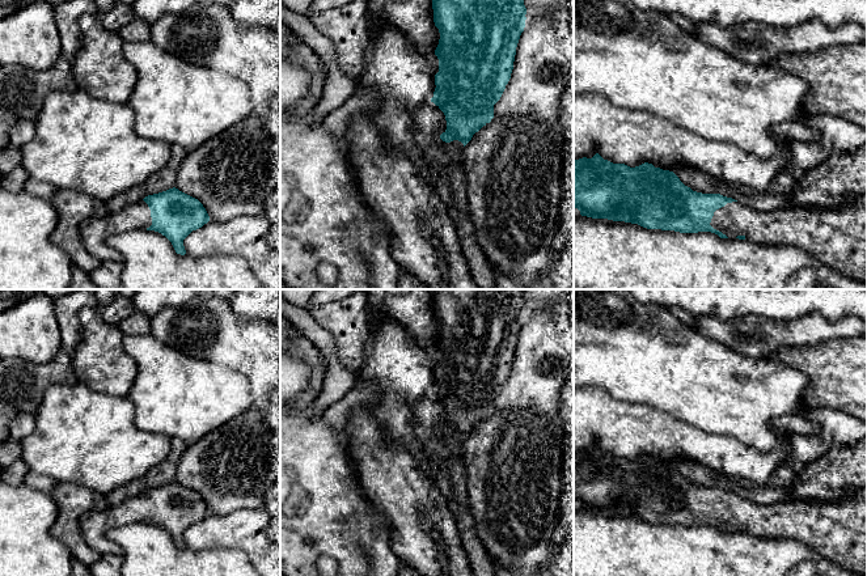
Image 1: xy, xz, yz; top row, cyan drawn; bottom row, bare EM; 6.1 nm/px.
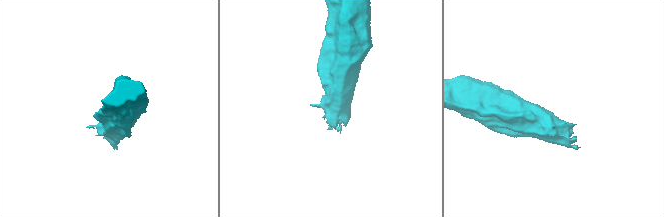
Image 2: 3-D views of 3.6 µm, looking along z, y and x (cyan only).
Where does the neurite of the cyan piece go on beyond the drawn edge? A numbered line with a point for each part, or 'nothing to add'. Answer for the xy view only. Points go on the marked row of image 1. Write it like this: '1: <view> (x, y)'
1: xy (93, 232)

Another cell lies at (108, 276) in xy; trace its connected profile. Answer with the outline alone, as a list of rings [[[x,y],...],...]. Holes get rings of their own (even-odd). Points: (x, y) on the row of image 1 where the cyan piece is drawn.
[[[103,258],[100,267],[89,274],[98,289],[123,289],[122,287],[123,262],[113,258]]]

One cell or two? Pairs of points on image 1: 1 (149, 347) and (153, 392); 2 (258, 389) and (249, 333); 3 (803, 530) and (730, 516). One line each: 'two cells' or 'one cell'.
1: one cell
2: one cell
3: one cell

